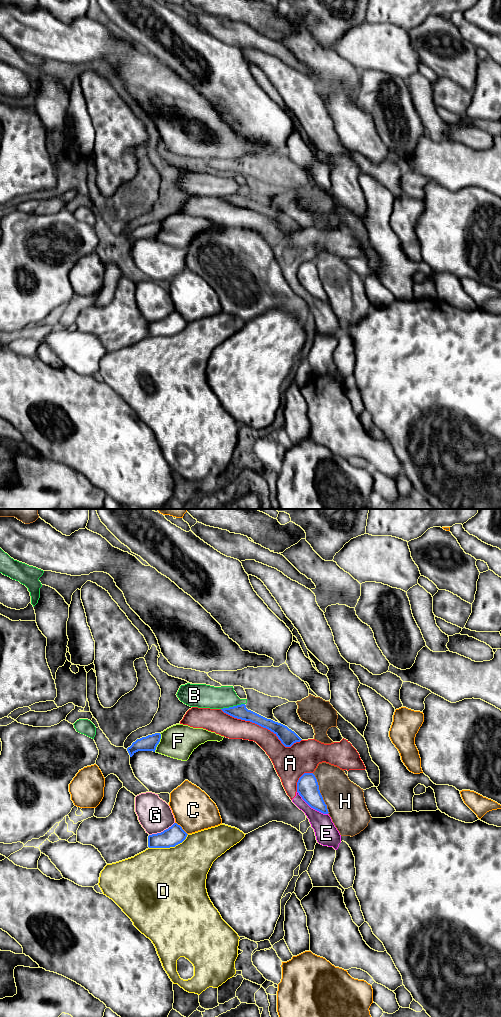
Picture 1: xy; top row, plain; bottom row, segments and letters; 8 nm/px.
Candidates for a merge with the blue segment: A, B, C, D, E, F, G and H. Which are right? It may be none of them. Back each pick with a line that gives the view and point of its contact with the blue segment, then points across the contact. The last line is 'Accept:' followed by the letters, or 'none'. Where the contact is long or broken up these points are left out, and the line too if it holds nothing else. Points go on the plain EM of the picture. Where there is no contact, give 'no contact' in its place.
Accept: none

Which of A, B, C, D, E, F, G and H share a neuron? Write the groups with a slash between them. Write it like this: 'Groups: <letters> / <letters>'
Groups: A B E / C / D / F / G / H

